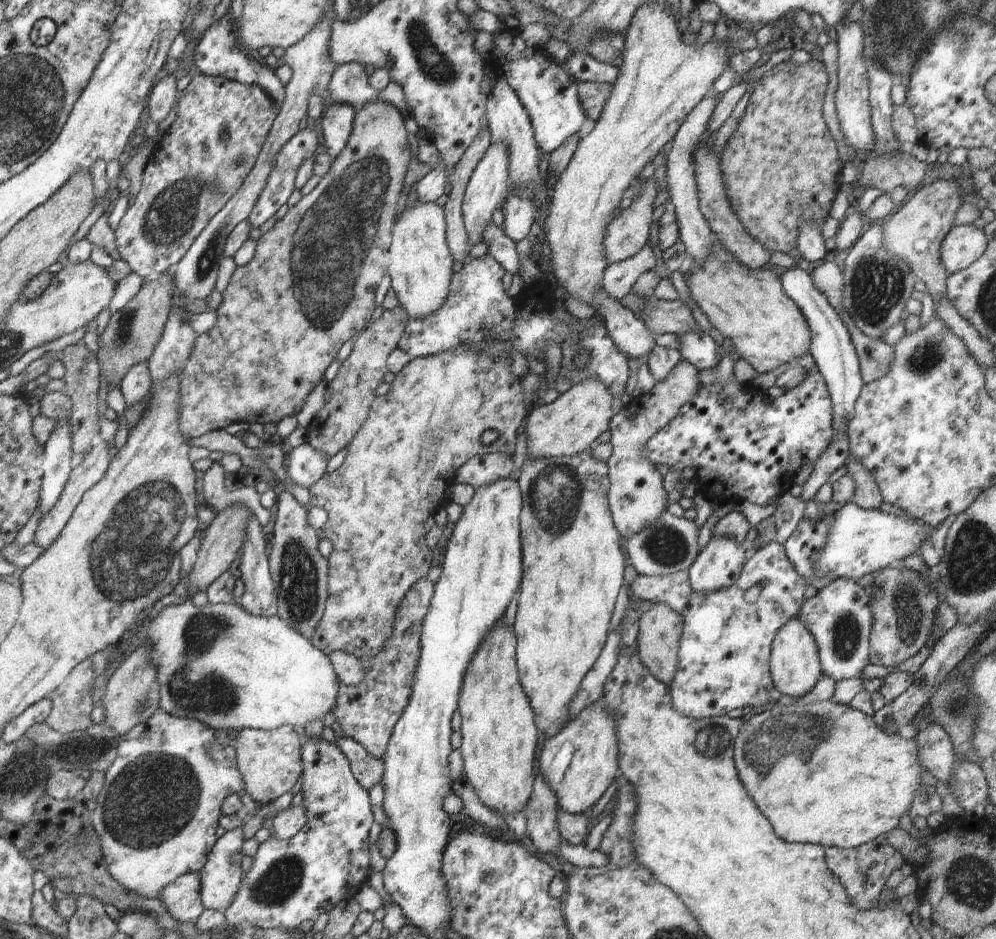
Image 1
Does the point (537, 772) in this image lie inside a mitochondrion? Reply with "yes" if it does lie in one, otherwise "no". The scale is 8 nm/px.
no

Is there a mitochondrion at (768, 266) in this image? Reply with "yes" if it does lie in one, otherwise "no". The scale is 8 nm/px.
no

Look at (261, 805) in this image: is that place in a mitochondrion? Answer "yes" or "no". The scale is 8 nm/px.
no

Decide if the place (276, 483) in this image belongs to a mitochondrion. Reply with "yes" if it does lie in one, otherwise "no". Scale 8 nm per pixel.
no

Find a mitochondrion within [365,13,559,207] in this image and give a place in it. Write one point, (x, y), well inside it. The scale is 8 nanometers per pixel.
(435, 66)

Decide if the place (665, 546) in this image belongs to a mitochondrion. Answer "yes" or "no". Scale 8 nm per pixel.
yes

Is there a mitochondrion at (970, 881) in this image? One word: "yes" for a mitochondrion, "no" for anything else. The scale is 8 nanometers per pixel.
yes

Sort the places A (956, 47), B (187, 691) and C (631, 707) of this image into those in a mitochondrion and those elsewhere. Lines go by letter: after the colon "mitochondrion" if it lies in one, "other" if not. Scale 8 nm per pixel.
A: mitochondrion
B: mitochondrion
C: other

